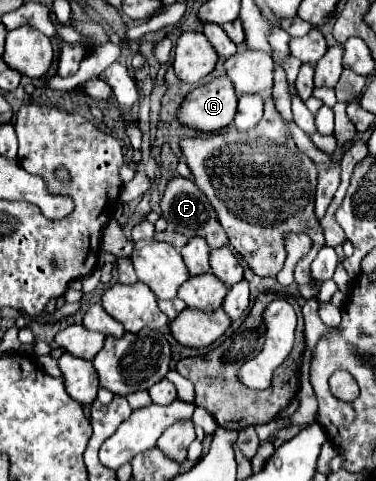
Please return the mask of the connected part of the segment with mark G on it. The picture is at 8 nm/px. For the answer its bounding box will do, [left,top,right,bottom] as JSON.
[178,76,238,130]

